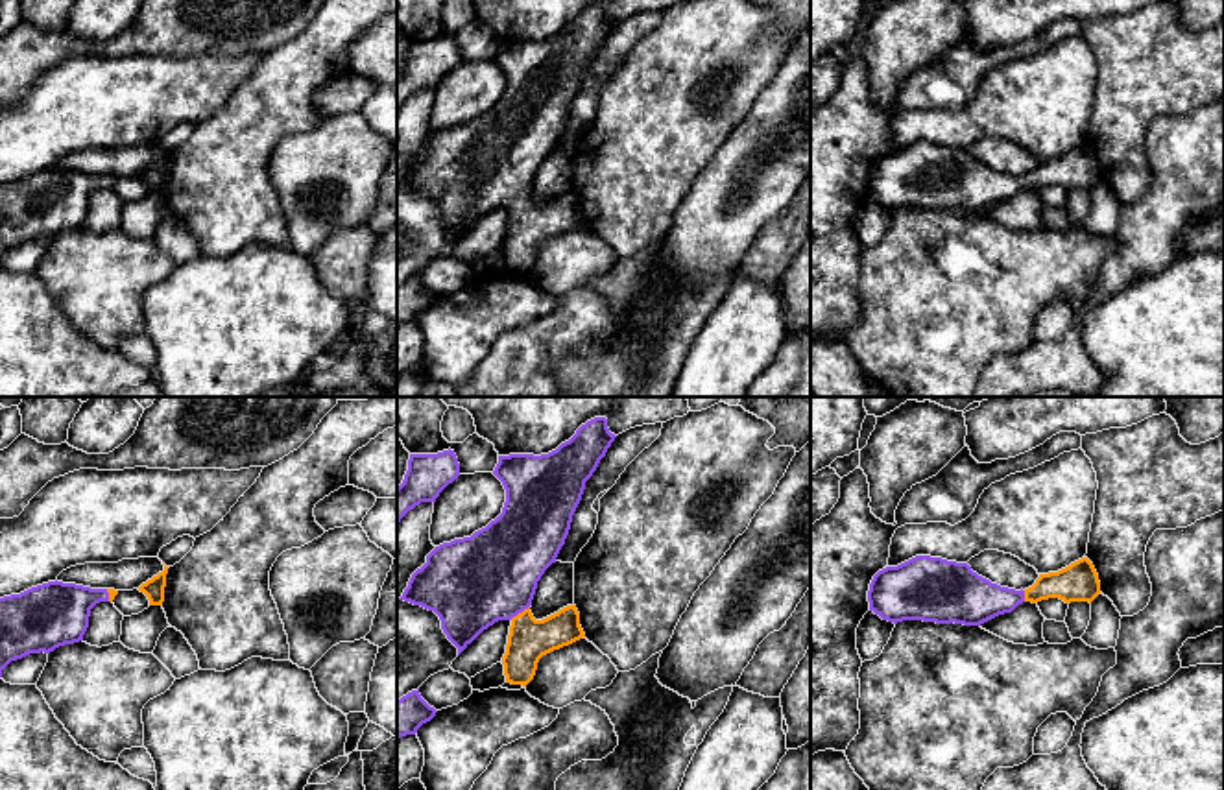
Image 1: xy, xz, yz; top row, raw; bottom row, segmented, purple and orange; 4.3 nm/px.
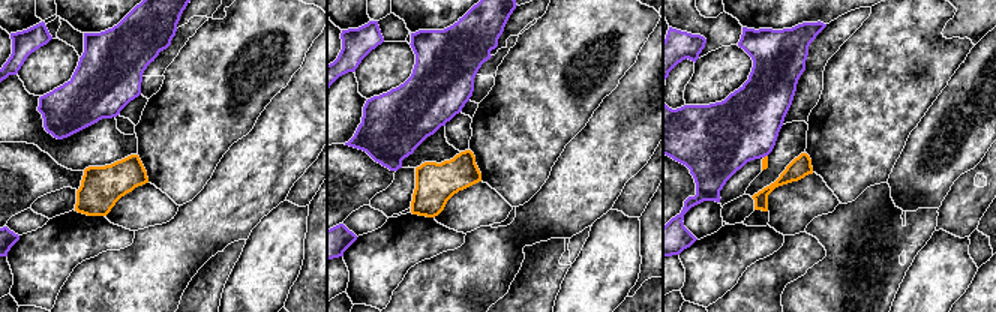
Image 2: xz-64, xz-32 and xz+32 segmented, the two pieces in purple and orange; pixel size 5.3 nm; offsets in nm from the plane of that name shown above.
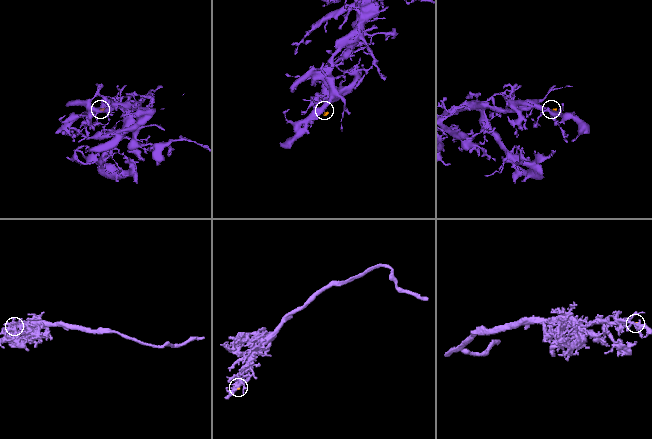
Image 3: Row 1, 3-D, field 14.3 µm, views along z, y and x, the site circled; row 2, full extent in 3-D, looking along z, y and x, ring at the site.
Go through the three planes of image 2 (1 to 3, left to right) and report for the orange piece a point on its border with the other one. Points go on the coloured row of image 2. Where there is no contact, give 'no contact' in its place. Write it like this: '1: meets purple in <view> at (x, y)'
1: no contact
2: no contact
3: meets purple in xz+32 at (765, 155)

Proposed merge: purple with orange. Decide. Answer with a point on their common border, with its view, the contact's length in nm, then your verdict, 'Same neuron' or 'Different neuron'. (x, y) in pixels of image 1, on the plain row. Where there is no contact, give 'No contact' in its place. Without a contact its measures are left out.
Touches purple at xz (519, 198). Shared border 110 nm. Same neuron

